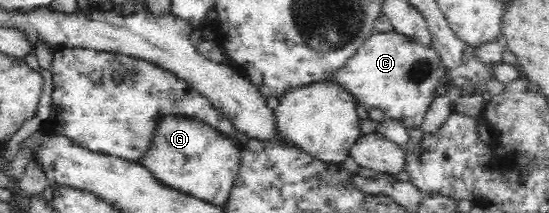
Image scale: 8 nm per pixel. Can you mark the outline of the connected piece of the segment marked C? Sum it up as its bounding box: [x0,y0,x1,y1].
[324,30,447,128]

